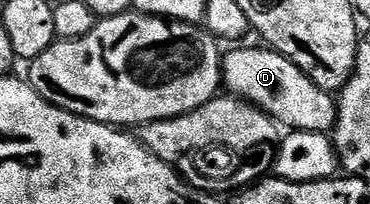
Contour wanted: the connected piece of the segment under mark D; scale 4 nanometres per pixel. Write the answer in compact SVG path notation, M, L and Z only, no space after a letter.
M234 47L231 53L227 52L222 59L222 85L225 86L233 96L241 97L243 101L248 101L250 104L255 105L256 108L262 109L269 115L271 119L277 121L279 126L285 127L290 131L297 131L299 133L325 133L329 134L338 121L338 106L337 100L331 95L322 90L316 83L312 83L312 79L308 79L304 74L300 71L300 67L296 67L292 62L287 59L284 55L280 55L279 53L274 52L273 49L269 47L261 47L262 49L238 49L242 47Z

